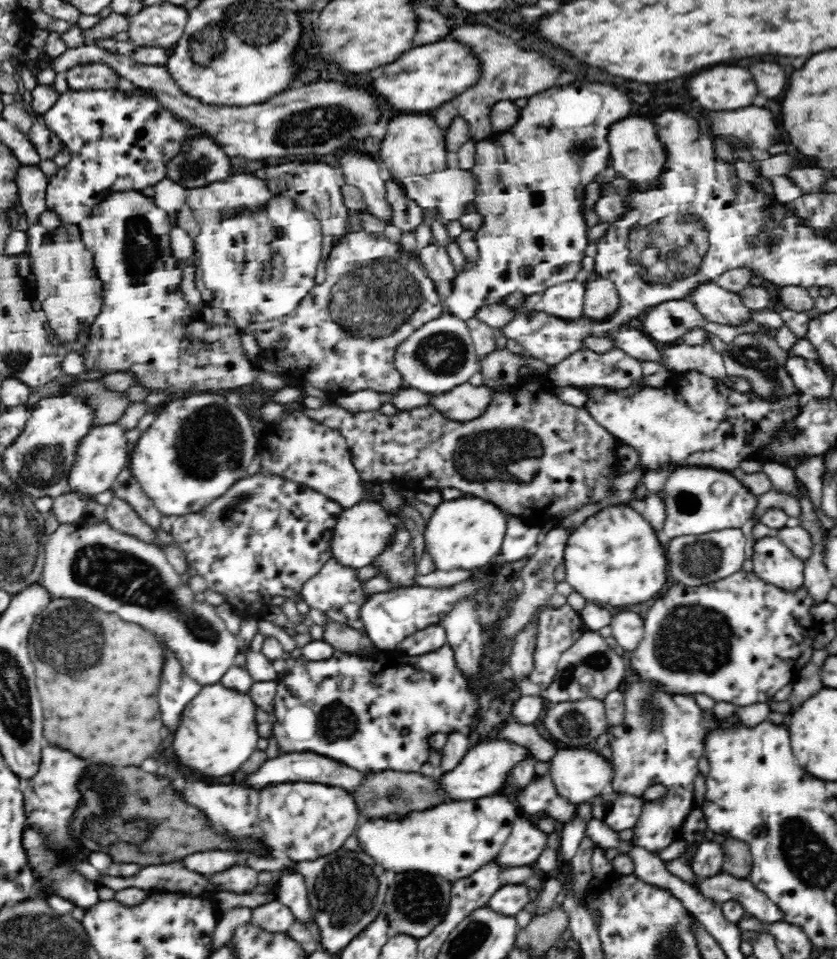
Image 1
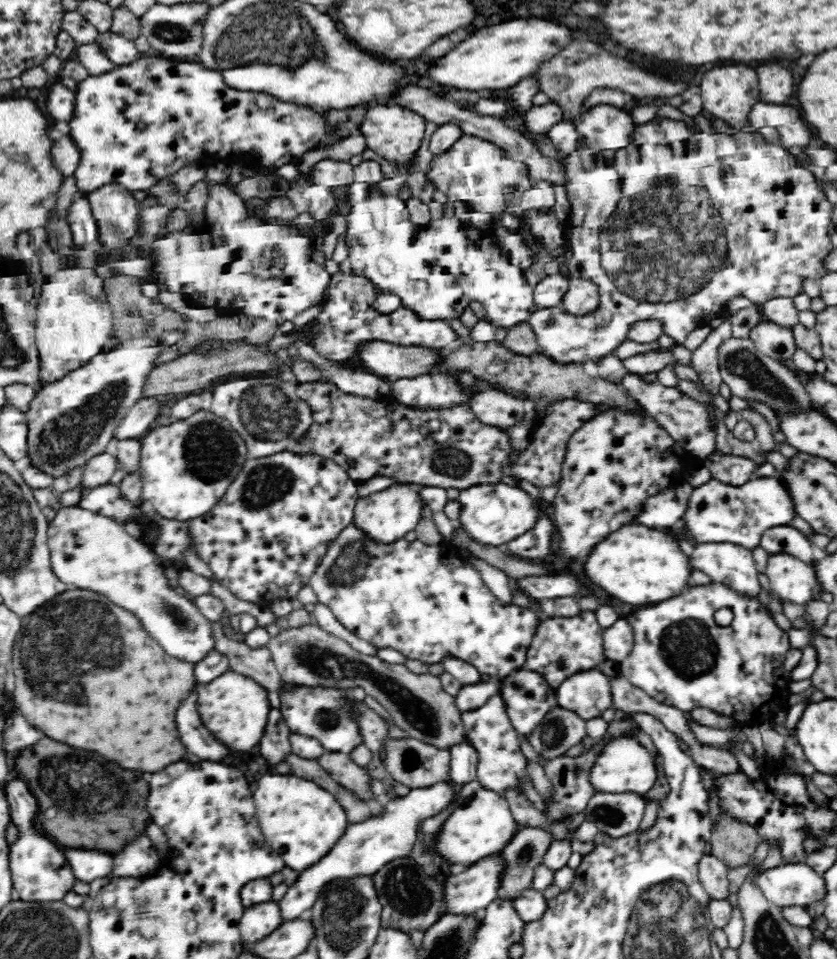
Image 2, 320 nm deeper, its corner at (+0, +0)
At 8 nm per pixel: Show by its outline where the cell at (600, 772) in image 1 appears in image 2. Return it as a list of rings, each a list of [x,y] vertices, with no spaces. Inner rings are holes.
[[[614,739],[600,751],[590,773],[593,787],[600,793],[633,792],[645,795],[658,780],[655,757],[636,739]]]

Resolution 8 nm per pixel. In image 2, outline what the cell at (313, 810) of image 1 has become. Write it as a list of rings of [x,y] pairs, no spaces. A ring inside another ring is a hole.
[[[264,770],[253,792],[260,830],[266,841],[288,866],[302,872],[329,854],[349,826],[346,813],[336,798],[302,777]]]

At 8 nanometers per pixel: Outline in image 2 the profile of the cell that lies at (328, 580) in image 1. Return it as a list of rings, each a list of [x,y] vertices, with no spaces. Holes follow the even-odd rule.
[[[350,522],[340,534],[326,544],[326,554],[320,558],[316,570],[312,572],[307,586],[311,587],[318,603],[326,605],[332,610],[336,620],[340,622],[340,626],[348,629],[350,633],[356,635],[358,638],[363,638],[369,644],[376,646],[377,650],[390,648],[391,650],[398,650],[398,652],[408,657],[408,660],[419,660],[428,665],[442,663],[446,656],[452,656],[468,662],[471,666],[476,667],[480,674],[488,674],[490,680],[498,682],[508,676],[511,672],[523,668],[526,663],[526,658],[530,644],[534,640],[534,635],[538,632],[538,626],[541,624],[539,614],[531,608],[520,608],[513,604],[504,605],[492,592],[488,586],[482,581],[480,574],[470,566],[470,562],[461,553],[461,550],[451,541],[446,540],[441,543],[429,545],[424,544],[421,540],[415,539],[414,541],[406,541],[406,539],[398,539],[396,542],[377,542],[372,540],[361,528]]]

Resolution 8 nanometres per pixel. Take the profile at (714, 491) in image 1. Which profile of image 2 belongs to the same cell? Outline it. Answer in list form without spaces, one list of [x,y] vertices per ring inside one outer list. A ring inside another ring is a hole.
[[[711,477],[703,485],[694,485],[683,517],[687,536],[697,542],[731,542],[754,550],[765,530],[790,525],[795,514],[790,493],[774,477],[755,477],[739,487]]]

